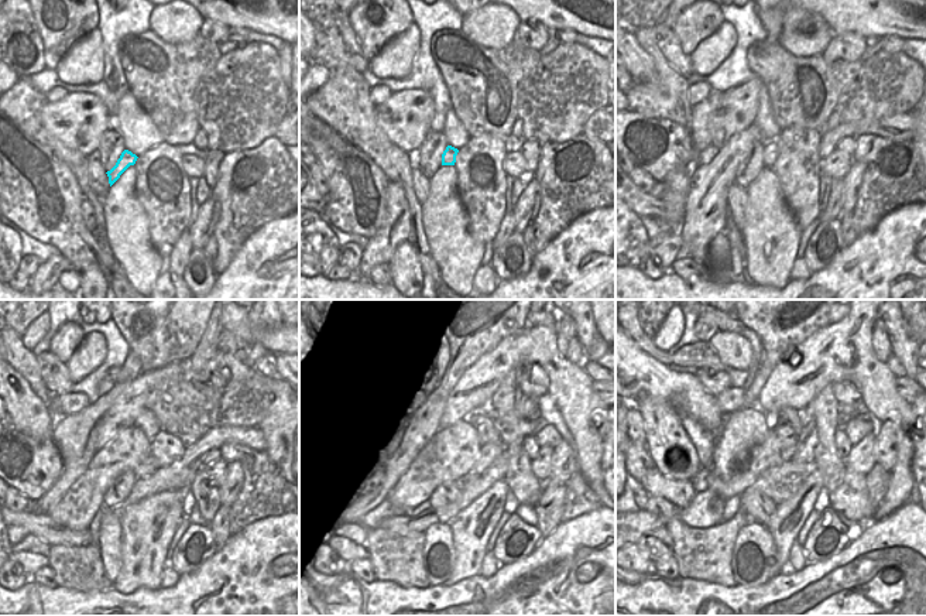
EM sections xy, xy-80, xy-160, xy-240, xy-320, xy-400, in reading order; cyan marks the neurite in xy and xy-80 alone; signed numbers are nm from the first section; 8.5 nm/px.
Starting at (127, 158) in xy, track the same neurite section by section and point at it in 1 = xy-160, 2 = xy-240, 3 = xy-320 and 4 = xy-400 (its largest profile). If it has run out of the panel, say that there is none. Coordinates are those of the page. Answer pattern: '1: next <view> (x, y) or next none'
1: next xy-160 (770, 147)
2: next xy-240 (150, 465)
3: next xy-320 (490, 452)
4: next xy-400 (808, 438)

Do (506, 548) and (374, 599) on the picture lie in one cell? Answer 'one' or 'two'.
two

